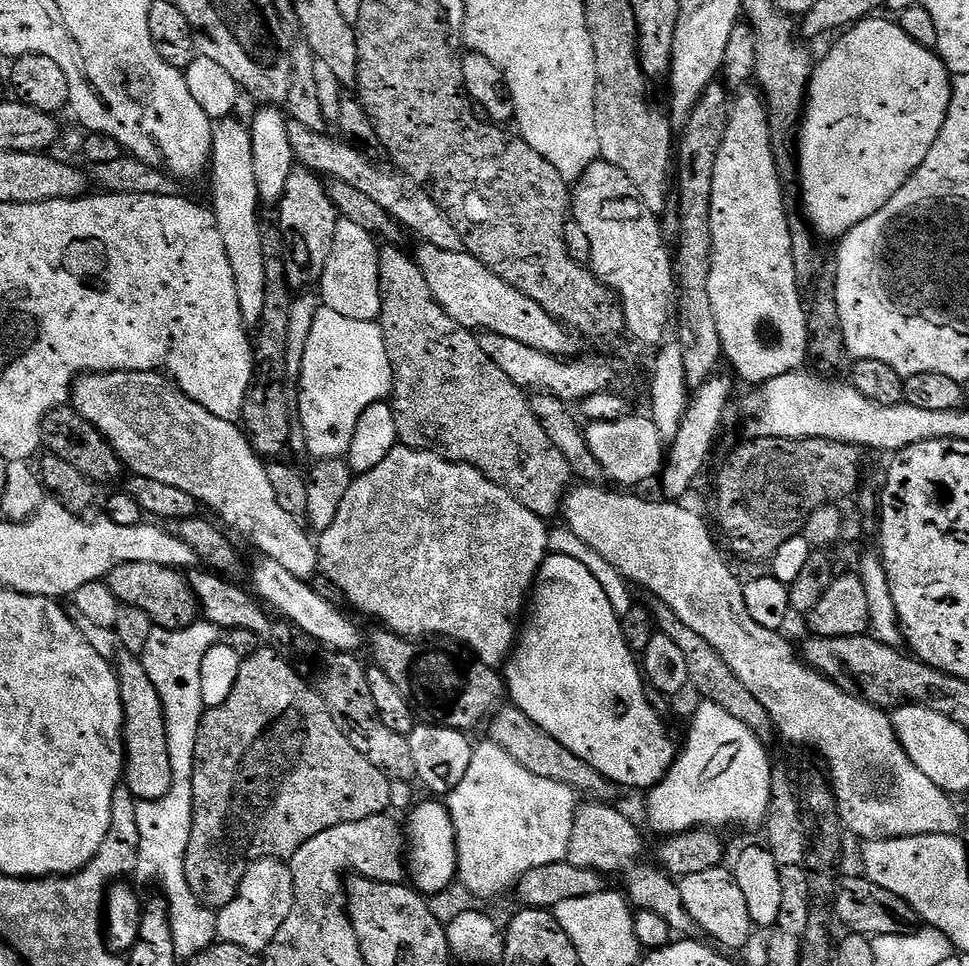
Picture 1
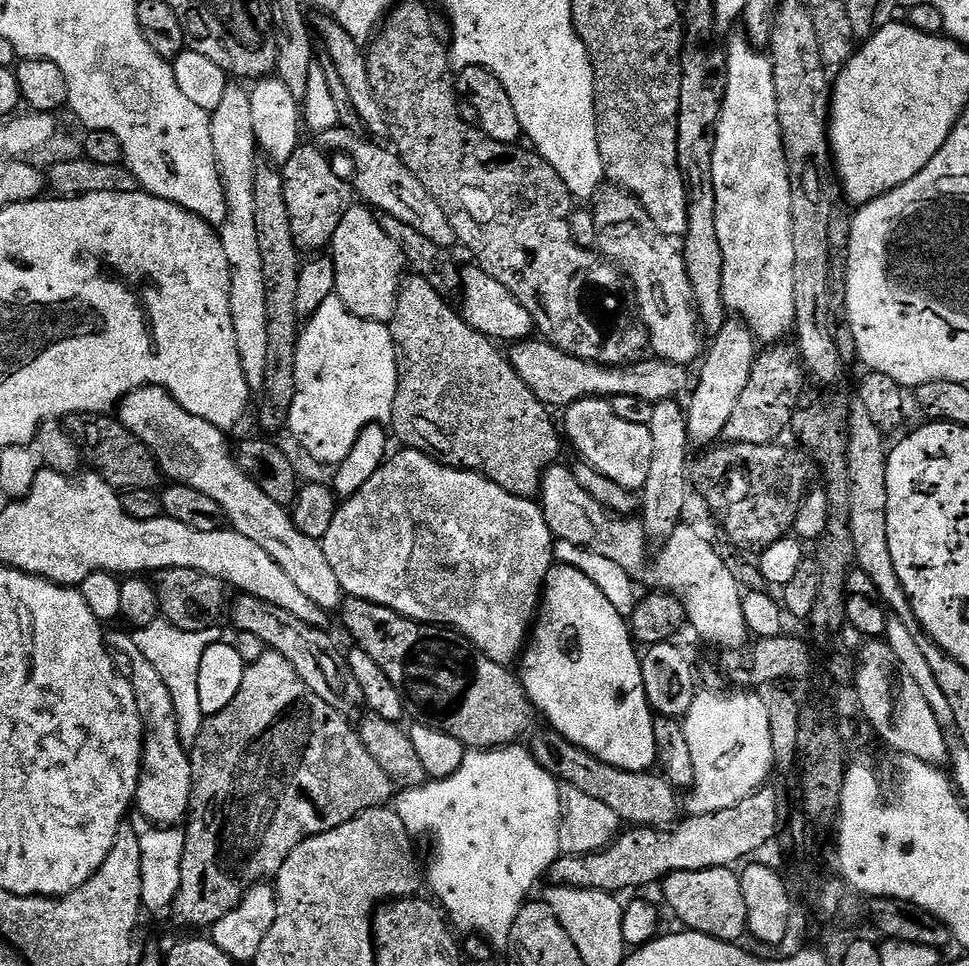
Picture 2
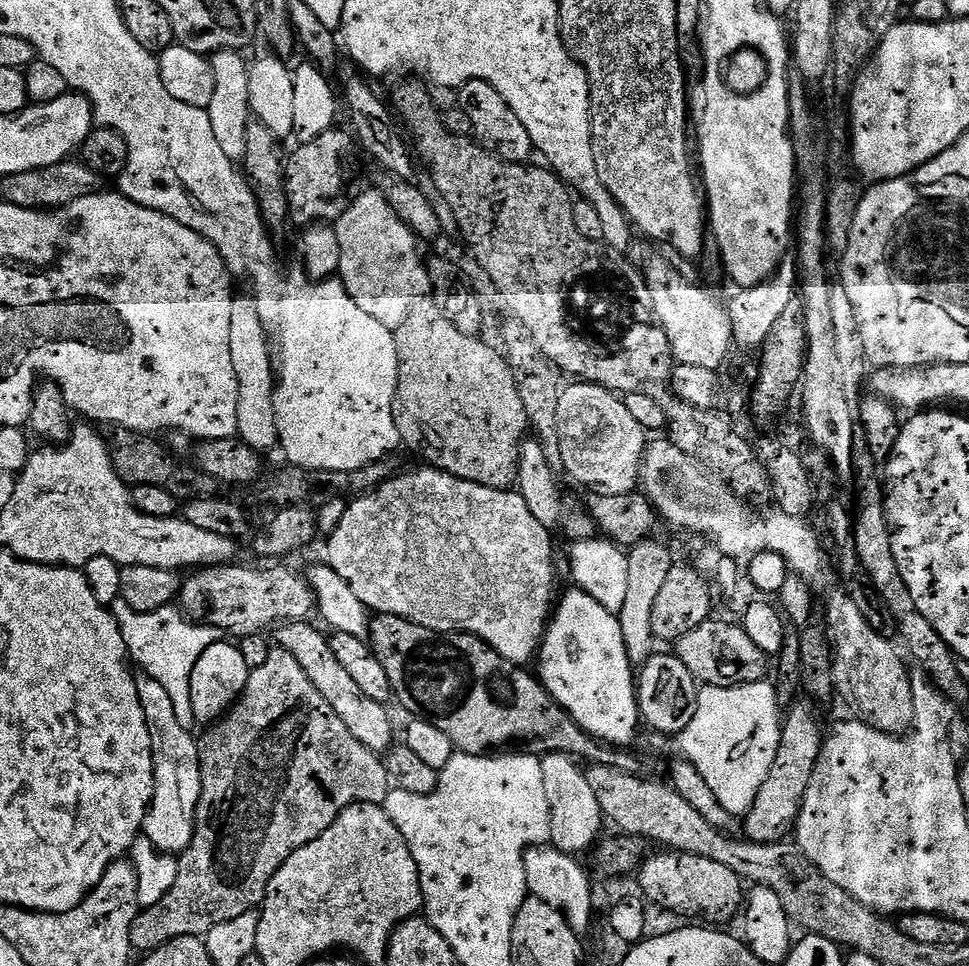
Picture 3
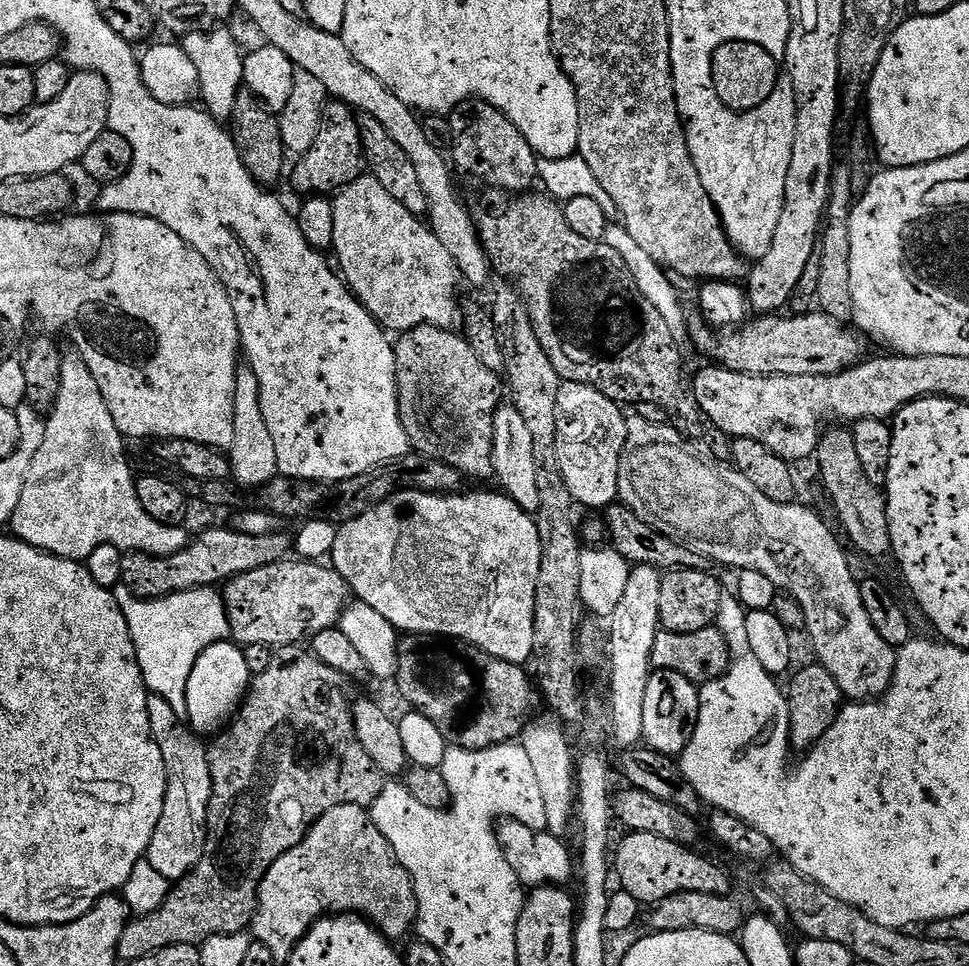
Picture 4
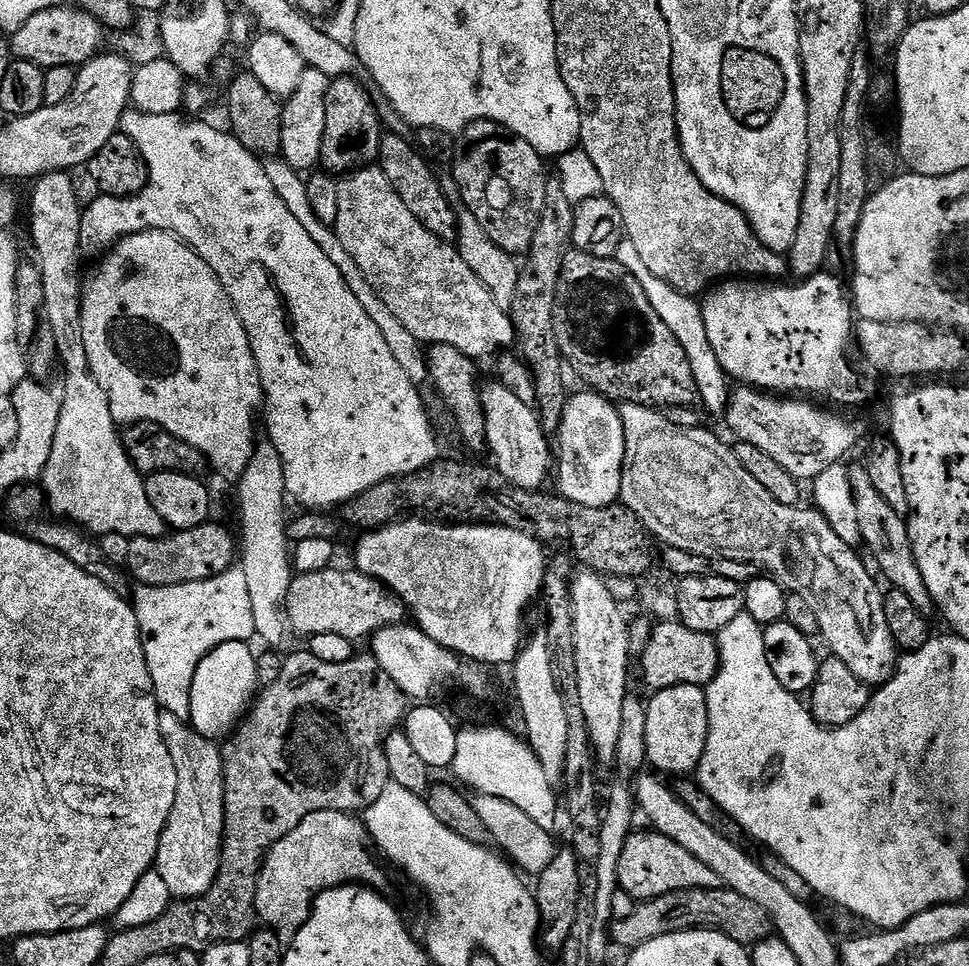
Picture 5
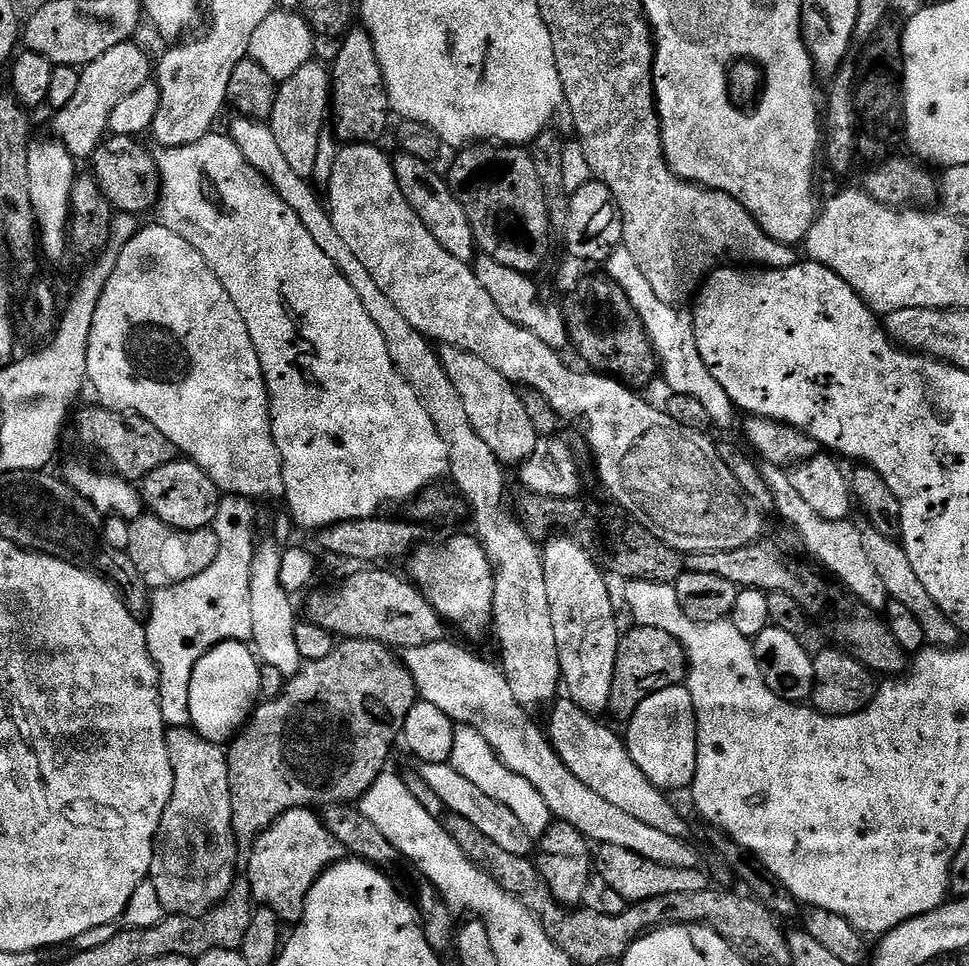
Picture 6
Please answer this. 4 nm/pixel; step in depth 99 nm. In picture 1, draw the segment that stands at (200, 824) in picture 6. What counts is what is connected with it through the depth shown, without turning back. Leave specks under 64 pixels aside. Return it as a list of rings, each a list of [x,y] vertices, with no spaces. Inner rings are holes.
[[[74,606],[68,608],[68,616],[82,630],[86,642],[102,654],[102,658],[114,662],[116,677],[120,683],[122,706],[124,707],[124,779],[123,783],[135,794],[137,801],[157,800],[170,790],[172,785],[172,771],[170,770],[170,749],[166,746],[166,718],[164,717],[164,703],[150,682],[150,674],[146,674],[144,661],[139,655],[126,646],[118,638],[115,628],[97,626],[90,622],[82,610]]]

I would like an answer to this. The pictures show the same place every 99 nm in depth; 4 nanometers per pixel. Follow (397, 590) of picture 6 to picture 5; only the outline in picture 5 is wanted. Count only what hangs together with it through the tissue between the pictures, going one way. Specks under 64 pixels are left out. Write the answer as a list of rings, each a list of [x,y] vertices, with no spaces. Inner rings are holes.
[[[336,567],[293,575],[288,596],[284,599],[284,615],[291,631],[293,628],[303,638],[314,634],[339,634],[342,638],[359,642],[363,636],[368,638],[378,630],[405,623],[404,605],[384,585],[359,570],[347,572]]]

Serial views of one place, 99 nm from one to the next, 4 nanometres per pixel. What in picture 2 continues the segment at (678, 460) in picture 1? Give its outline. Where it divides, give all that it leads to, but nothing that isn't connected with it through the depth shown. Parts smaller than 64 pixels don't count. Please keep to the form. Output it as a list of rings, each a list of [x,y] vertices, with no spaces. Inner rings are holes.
[[[728,318],[719,325],[712,345],[707,345],[699,365],[700,377],[695,377],[694,387],[686,400],[686,421],[689,441],[693,445],[708,444],[719,441],[736,405],[742,389],[750,377],[752,364],[758,355],[758,346],[751,330],[739,319]],[[708,352],[708,353],[707,353]],[[704,360],[704,365],[703,364]],[[696,388],[696,389],[695,389]],[[692,396],[692,397],[691,397]],[[711,440],[716,440],[712,441]]]

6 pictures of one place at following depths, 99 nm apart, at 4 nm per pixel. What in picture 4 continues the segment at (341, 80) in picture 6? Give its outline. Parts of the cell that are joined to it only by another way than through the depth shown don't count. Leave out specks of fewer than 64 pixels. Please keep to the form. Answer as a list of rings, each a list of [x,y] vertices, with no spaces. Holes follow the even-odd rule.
[[[332,100],[324,108],[322,126],[318,130],[318,138],[314,138],[314,146],[299,157],[296,169],[291,169],[290,180],[303,194],[332,194],[344,188],[350,181],[365,175],[366,161],[362,134],[358,130],[357,113],[349,104],[341,100]]]

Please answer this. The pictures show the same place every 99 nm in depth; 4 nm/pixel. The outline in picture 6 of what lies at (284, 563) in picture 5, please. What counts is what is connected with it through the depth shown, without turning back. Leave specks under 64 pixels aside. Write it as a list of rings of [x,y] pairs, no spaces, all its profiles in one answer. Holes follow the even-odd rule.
[[[261,539],[256,546],[254,566],[250,572],[250,614],[254,621],[254,634],[250,644],[261,664],[275,666],[286,678],[300,671],[301,658],[294,642],[294,630],[298,623],[293,597],[282,586],[282,548],[275,539]]]

